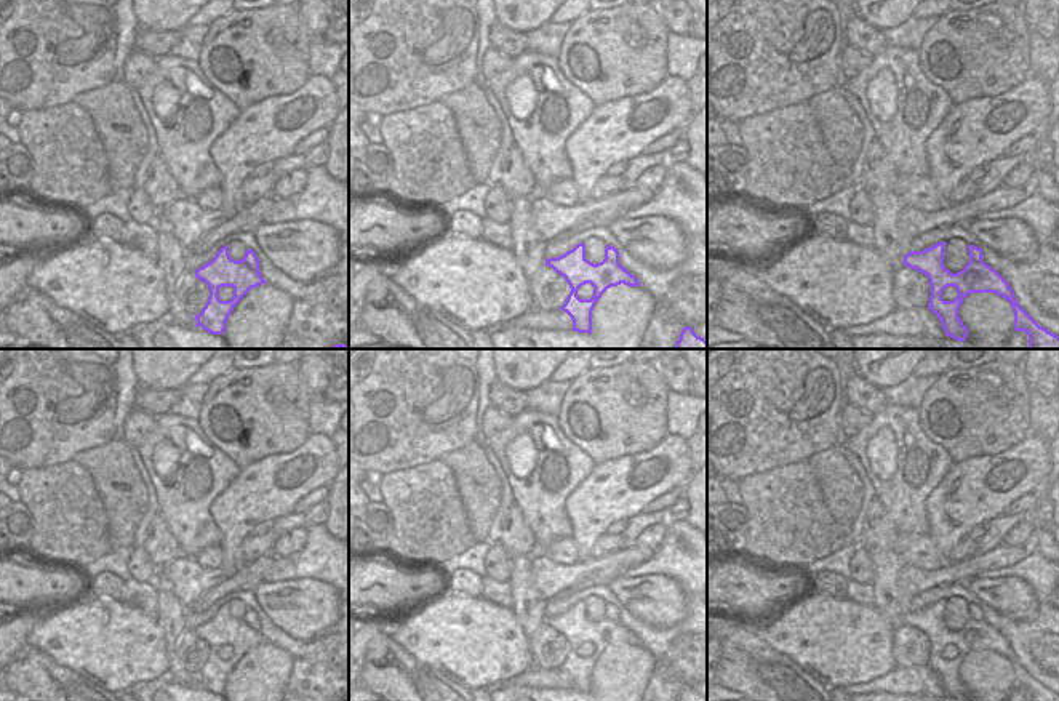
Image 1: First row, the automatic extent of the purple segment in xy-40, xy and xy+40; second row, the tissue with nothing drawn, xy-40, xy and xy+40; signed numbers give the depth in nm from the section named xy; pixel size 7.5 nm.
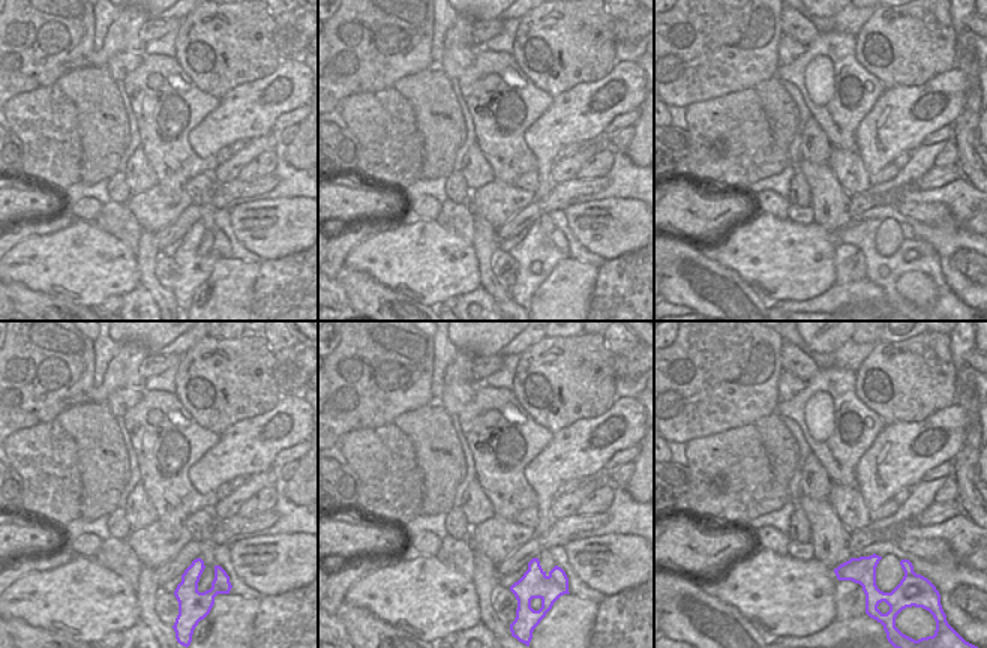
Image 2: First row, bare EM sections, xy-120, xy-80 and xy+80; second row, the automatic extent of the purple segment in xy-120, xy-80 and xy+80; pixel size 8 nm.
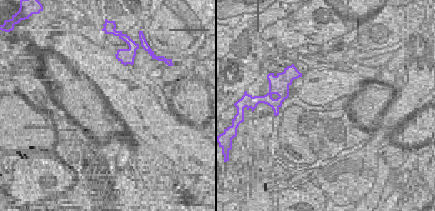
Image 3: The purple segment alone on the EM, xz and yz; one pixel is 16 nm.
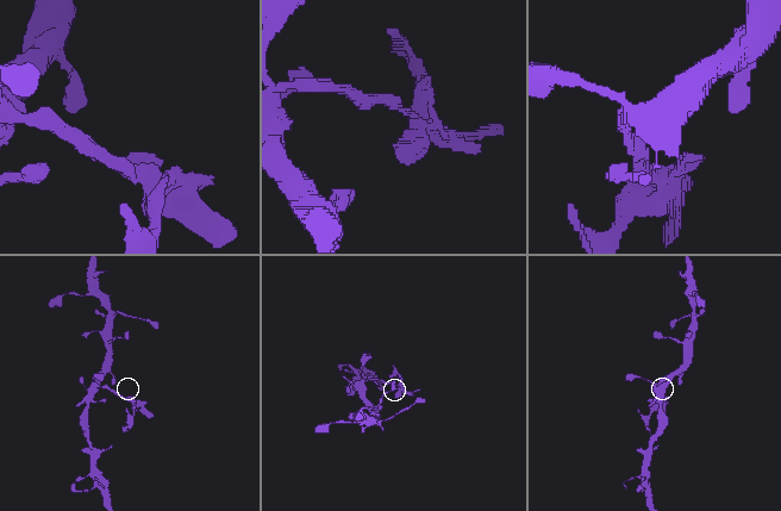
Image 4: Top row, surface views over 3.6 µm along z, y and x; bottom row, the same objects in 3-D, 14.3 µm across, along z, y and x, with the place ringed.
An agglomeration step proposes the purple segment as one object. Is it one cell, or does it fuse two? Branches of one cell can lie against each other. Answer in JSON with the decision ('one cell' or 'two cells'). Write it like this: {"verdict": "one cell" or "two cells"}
{"verdict": "two cells"}

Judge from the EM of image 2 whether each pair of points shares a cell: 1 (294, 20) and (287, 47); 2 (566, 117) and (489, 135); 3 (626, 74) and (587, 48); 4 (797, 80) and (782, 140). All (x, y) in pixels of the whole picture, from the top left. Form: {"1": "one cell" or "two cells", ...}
{"1": "one cell", "2": "two cells", "3": "two cells", "4": "two cells"}

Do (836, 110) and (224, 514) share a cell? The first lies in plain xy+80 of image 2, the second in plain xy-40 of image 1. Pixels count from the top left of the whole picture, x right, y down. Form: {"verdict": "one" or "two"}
{"verdict": "two"}

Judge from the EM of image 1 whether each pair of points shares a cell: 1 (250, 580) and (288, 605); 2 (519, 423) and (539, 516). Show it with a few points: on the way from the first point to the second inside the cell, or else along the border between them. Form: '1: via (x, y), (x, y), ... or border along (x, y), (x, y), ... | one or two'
1: border along (259, 581), (253, 591) | two
2: via (503, 445), (506, 469), (527, 493) | one

